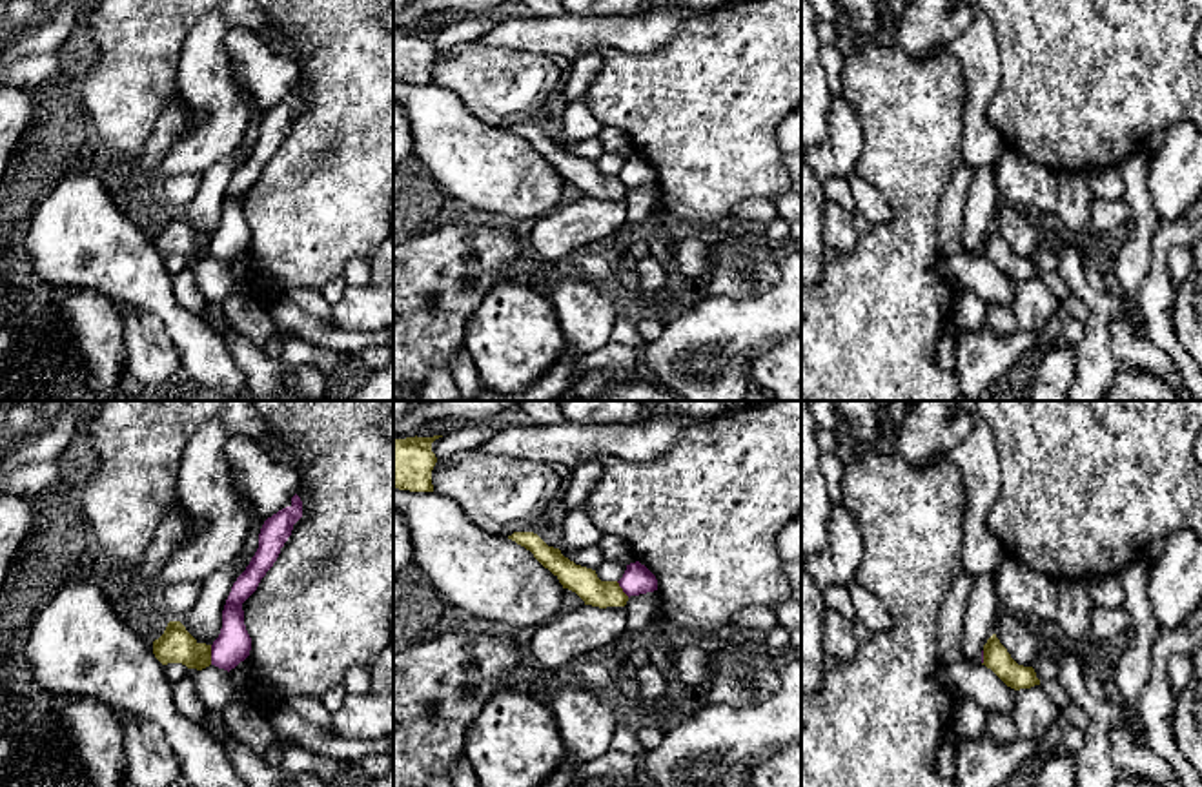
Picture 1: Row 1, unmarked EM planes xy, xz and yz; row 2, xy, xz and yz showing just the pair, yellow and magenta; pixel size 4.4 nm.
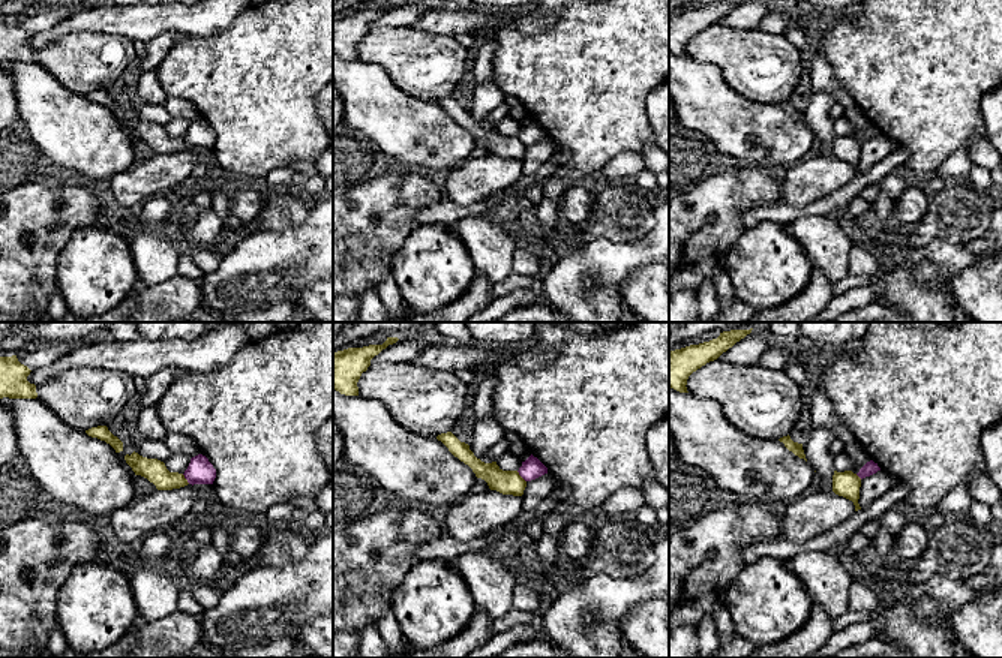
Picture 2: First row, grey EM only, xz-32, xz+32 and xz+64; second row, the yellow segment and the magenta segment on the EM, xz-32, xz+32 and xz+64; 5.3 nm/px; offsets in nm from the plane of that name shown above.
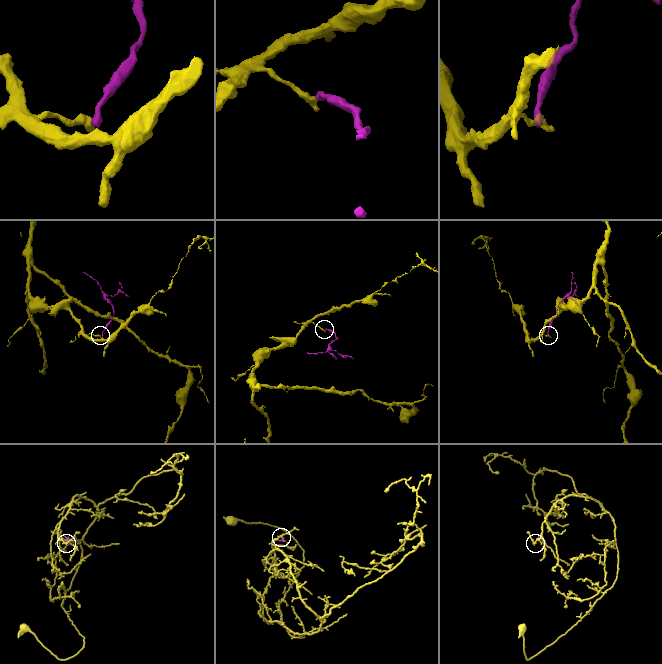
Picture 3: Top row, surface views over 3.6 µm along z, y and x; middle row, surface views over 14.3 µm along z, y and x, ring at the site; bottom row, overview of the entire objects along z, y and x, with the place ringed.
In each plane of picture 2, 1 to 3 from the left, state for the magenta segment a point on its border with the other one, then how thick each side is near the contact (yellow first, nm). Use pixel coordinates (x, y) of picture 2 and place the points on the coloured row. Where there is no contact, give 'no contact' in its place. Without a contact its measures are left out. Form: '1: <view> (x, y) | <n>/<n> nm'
1: xz-32 (185, 478) | 120/140 nm
2: xz+32 (521, 477) | 130/110 nm
3: xz+64 (857, 475) | 140/70 nm

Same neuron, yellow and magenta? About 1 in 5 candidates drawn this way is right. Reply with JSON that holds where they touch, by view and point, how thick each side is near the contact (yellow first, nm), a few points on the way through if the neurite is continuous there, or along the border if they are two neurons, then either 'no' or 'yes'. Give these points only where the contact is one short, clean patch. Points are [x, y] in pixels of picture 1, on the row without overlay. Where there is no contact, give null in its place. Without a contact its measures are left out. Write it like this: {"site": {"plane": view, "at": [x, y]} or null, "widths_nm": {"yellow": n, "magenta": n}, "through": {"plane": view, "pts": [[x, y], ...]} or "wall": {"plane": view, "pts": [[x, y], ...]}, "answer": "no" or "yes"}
{"site": {"plane": "xy", "at": [210, 246]}, "widths_nm": {"yellow": 160, "magenta": 160}, "wall": {"plane": "xy", "pts": [[210, 237], [212, 255]]}, "answer": "no"}

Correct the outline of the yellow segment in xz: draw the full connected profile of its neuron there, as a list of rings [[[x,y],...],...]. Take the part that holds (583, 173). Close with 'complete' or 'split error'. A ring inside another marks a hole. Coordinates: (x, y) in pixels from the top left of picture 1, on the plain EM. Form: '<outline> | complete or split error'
[[[514,124],[508,131],[530,142],[559,171],[563,180],[576,184],[585,197],[599,200],[626,197],[628,188],[617,173],[601,173],[596,162],[576,157],[559,140],[548,138],[537,126]]] | complete

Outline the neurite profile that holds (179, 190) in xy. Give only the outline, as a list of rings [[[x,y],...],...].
[[[195,173],[164,177],[160,191],[169,208],[169,213],[180,213],[193,200],[199,188],[200,188],[200,175]]]

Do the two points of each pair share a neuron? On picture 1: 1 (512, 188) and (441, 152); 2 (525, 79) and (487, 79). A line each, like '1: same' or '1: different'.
1: same
2: same

